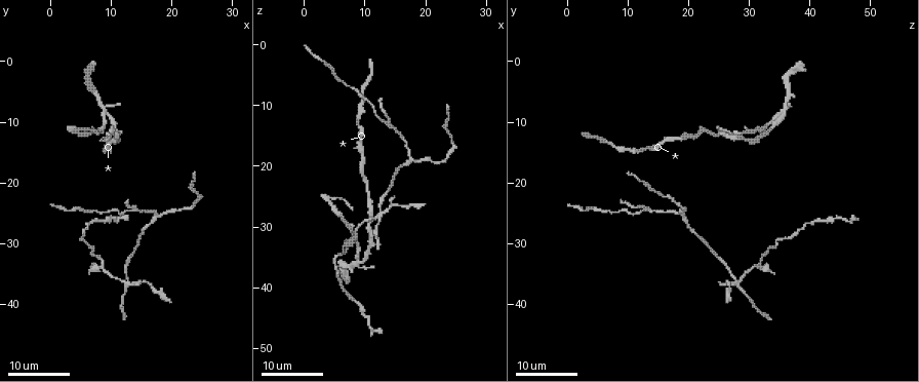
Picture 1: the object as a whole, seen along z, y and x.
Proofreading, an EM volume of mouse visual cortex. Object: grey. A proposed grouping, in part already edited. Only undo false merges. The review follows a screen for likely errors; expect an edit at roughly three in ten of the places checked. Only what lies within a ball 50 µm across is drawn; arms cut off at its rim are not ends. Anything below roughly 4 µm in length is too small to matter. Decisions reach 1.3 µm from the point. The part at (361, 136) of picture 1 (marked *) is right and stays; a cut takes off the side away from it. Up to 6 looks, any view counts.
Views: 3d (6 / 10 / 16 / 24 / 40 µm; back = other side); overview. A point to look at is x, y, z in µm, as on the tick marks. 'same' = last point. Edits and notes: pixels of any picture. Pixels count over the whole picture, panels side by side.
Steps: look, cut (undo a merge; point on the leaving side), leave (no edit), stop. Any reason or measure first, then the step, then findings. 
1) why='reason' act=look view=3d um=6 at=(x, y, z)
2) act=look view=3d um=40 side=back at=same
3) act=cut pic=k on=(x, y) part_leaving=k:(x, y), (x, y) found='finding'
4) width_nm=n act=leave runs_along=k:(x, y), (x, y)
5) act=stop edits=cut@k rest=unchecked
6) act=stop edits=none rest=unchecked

why='three arms meet' act=look view=3d um=24 at=(9.0, 8.5, 35.5)

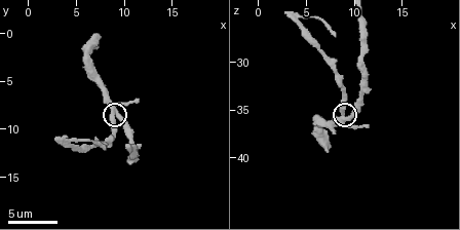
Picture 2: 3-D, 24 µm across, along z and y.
act=look view=3d um=6 at=(8.8, 8.0, 35.8)

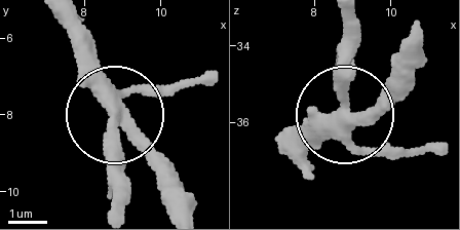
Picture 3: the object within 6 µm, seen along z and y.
side_arm_um=10 act=leave runs_along=3:(189, 211), (180, 181), (114, 112), (98, 63), (75, 37) found='one neuron here'

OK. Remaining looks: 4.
why='four or more arms meet' act=look view=3d um=24 at=(12.5, 37.0, 28.0)

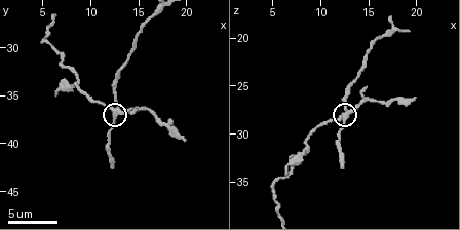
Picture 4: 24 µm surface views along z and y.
act=look view=3d um=6 at=(12.4, 36.6, 28.2)

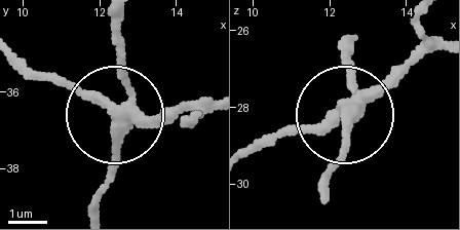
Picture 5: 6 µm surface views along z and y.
act=cut pic=5 on=(171, 112) part_leaving=5:(117, 115), (22, 66) found='two neurons meet here'

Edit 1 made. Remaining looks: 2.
act=stop edits=cut@5 rest=unchecked

